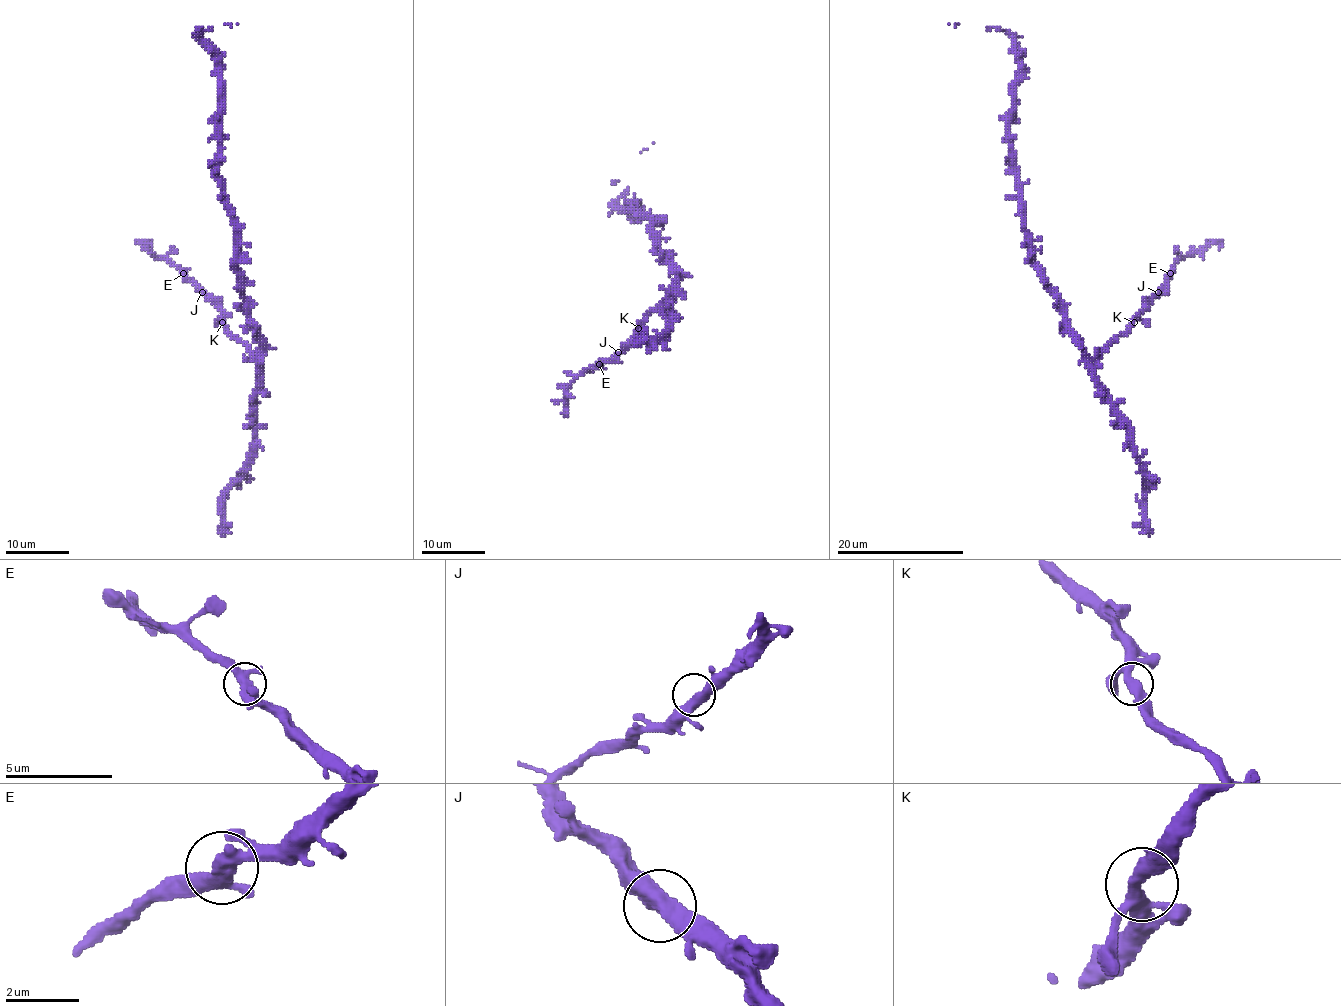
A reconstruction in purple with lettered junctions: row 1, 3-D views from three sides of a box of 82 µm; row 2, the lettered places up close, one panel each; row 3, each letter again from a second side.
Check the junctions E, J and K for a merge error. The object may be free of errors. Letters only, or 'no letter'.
no letter

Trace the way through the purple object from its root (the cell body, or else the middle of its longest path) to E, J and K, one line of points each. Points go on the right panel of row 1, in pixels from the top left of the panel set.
E: (1039, 270), (1042, 282), (1058, 301), (1064, 327), (1091, 359), (1096, 359), (1128, 328), (1171, 273)
J: (1039, 270), (1042, 282), (1058, 301), (1064, 327), (1091, 359), (1096, 359), (1128, 328), (1137, 312), (1158, 292)
K: (1039, 270), (1042, 282), (1058, 301), (1064, 327), (1091, 359), (1096, 359), (1134, 322)

